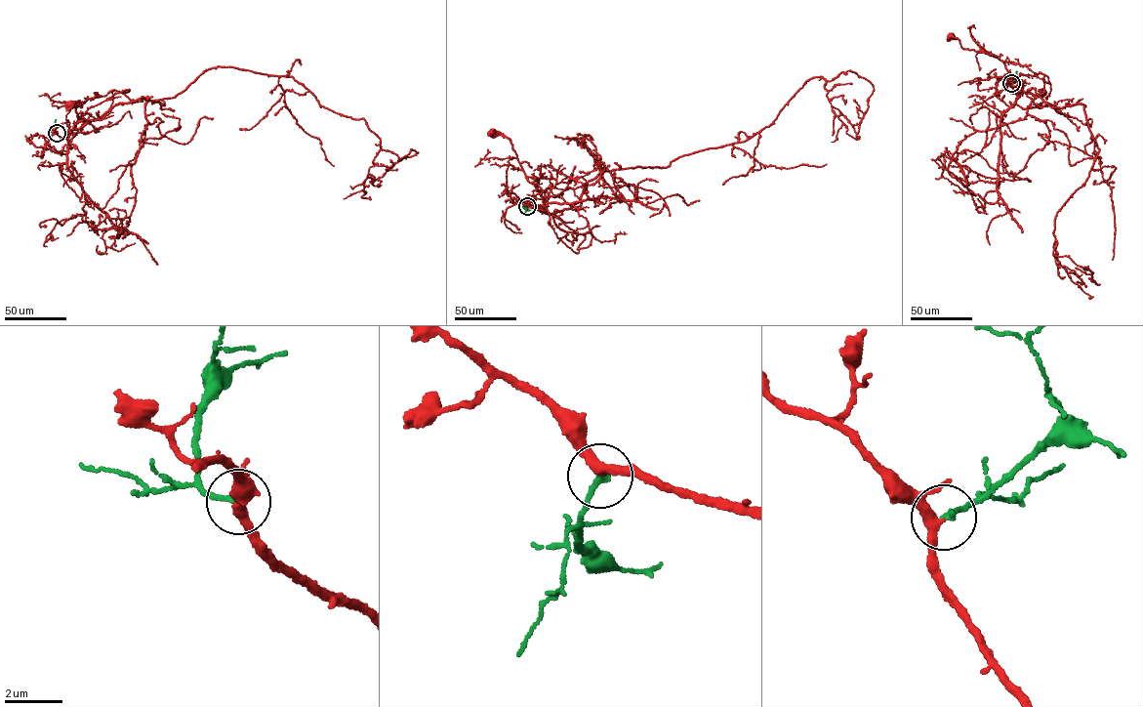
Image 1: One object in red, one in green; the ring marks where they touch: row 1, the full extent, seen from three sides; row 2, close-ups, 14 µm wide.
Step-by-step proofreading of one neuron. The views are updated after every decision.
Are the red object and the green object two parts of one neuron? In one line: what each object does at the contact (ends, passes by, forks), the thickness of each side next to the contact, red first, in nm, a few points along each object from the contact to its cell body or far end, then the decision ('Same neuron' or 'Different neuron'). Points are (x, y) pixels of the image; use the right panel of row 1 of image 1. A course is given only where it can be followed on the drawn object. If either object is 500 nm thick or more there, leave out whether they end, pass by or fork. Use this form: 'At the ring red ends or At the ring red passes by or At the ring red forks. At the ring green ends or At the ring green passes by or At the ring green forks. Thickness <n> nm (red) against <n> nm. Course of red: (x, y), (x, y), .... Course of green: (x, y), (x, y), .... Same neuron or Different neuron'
At the ring red passes by. At the ring green ends. Thickness 320 nm (red) against 200 nm. Course of red: (1011, 83), (1017, 95), (1024, 86), (1006, 69), (1004, 62), (984, 53), (963, 49), (959, 39), (950, 36). Course of green: (1011, 83), (1016, 80), (1016, 71). Same neuron

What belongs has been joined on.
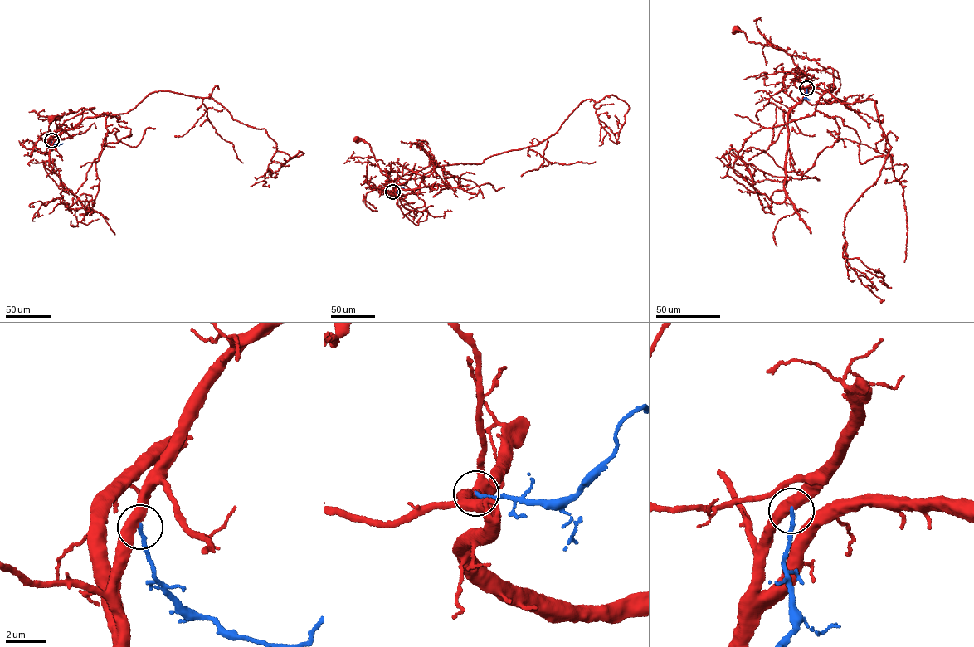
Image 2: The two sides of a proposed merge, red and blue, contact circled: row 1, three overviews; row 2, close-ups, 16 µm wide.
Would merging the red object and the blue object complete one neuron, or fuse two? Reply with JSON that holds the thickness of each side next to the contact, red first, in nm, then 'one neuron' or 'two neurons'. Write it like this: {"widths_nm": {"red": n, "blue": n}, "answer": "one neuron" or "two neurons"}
{"widths_nm": {"red": 480, "blue": 190}, "answer": "two neurons"}

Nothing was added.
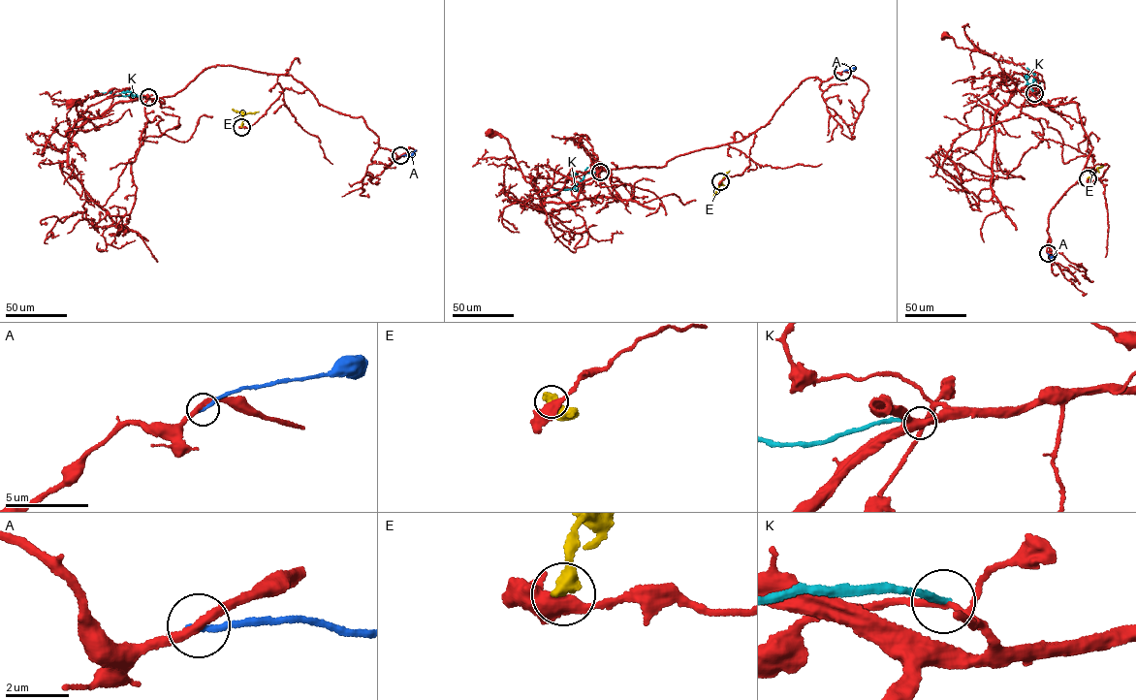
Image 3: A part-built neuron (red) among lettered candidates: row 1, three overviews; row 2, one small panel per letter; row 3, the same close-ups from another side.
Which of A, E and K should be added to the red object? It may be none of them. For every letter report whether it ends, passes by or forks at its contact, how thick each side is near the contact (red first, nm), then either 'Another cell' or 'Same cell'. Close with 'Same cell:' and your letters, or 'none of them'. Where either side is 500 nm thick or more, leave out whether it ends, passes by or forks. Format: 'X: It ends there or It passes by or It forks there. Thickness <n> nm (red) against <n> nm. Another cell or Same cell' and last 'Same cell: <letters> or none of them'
A: It ends there. Thickness 280 nm (red) against 200 nm. Another cell
E: It ends there. Thickness 480 nm (red) against 460 nm. Another cell
K: It ends there. Thickness 190 nm (red) against 260 nm. Another cell
Same cell: none of them

